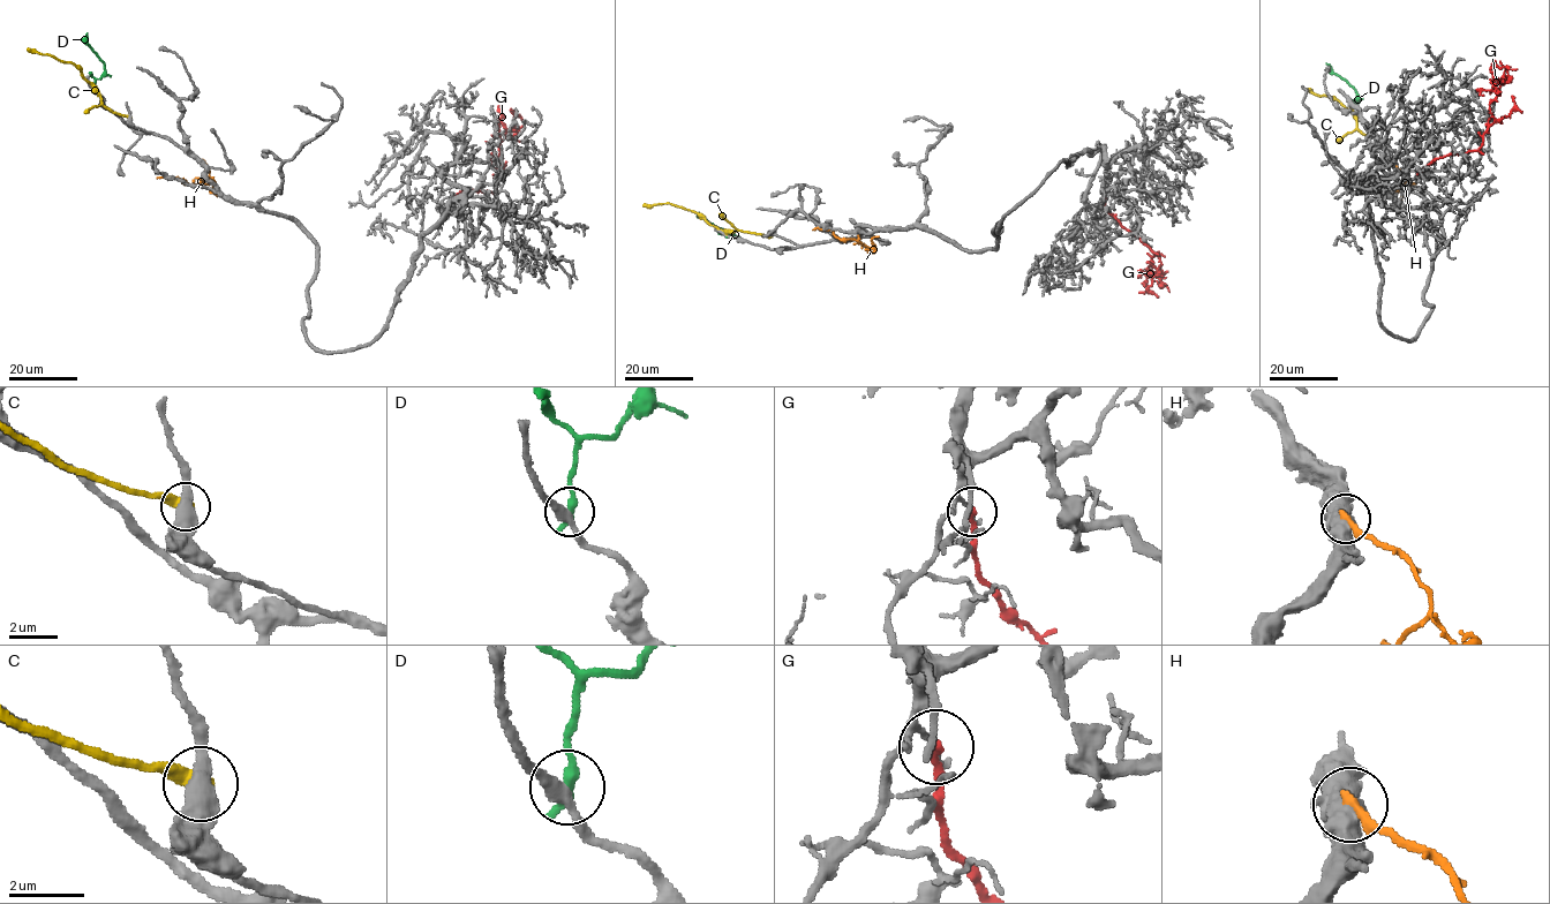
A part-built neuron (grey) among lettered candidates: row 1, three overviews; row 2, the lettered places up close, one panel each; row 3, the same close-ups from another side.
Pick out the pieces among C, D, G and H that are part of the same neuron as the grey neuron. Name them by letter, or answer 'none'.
none

